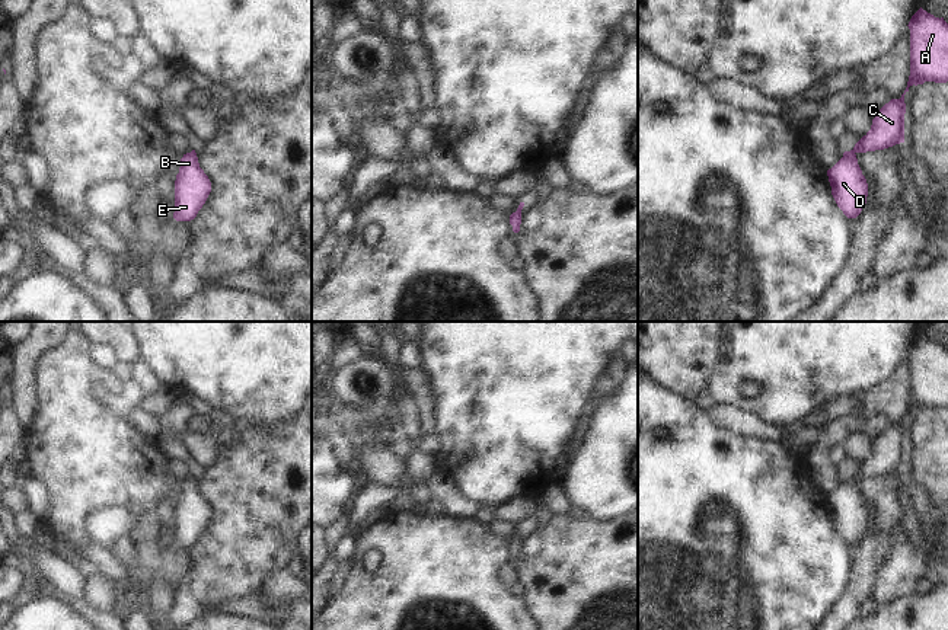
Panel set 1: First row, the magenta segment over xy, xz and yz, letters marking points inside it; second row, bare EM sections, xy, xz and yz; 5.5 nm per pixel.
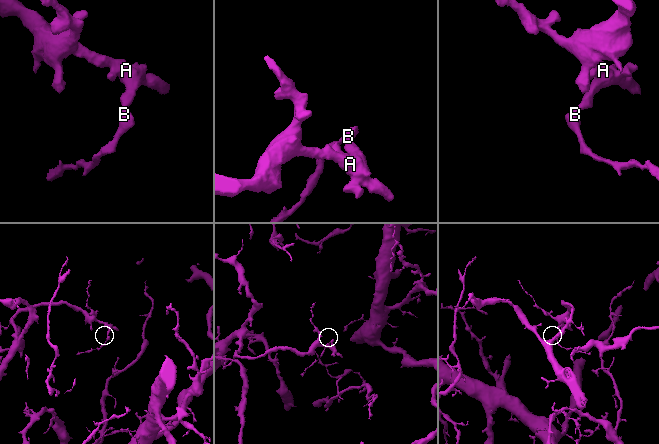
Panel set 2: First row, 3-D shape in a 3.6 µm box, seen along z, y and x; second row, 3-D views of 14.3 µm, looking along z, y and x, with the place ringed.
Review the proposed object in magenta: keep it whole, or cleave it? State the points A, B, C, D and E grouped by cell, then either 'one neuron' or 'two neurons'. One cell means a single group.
A B C D E | one neuron

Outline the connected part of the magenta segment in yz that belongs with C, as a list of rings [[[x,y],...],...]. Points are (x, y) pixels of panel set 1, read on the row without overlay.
[[[922,333],[912,342],[910,402],[900,425],[891,425],[872,445],[871,455],[850,477],[827,496],[832,521],[848,544],[856,544],[868,522],[868,509],[858,490],[856,480],[884,476],[904,468],[904,420],[910,412],[925,407],[948,407],[948,349]]]

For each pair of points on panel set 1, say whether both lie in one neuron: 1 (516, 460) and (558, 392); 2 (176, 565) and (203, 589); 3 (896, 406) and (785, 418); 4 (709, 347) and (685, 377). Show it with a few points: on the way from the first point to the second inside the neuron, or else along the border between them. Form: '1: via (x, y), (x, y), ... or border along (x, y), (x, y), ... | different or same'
1: via (516, 443), (516, 434), (540, 409) | same
2: border along (190, 547), (197, 563), (195, 572), (175, 589) | different
3: border along (890, 376), (858, 397) | different
4: via (702, 352), (685, 370) | same

